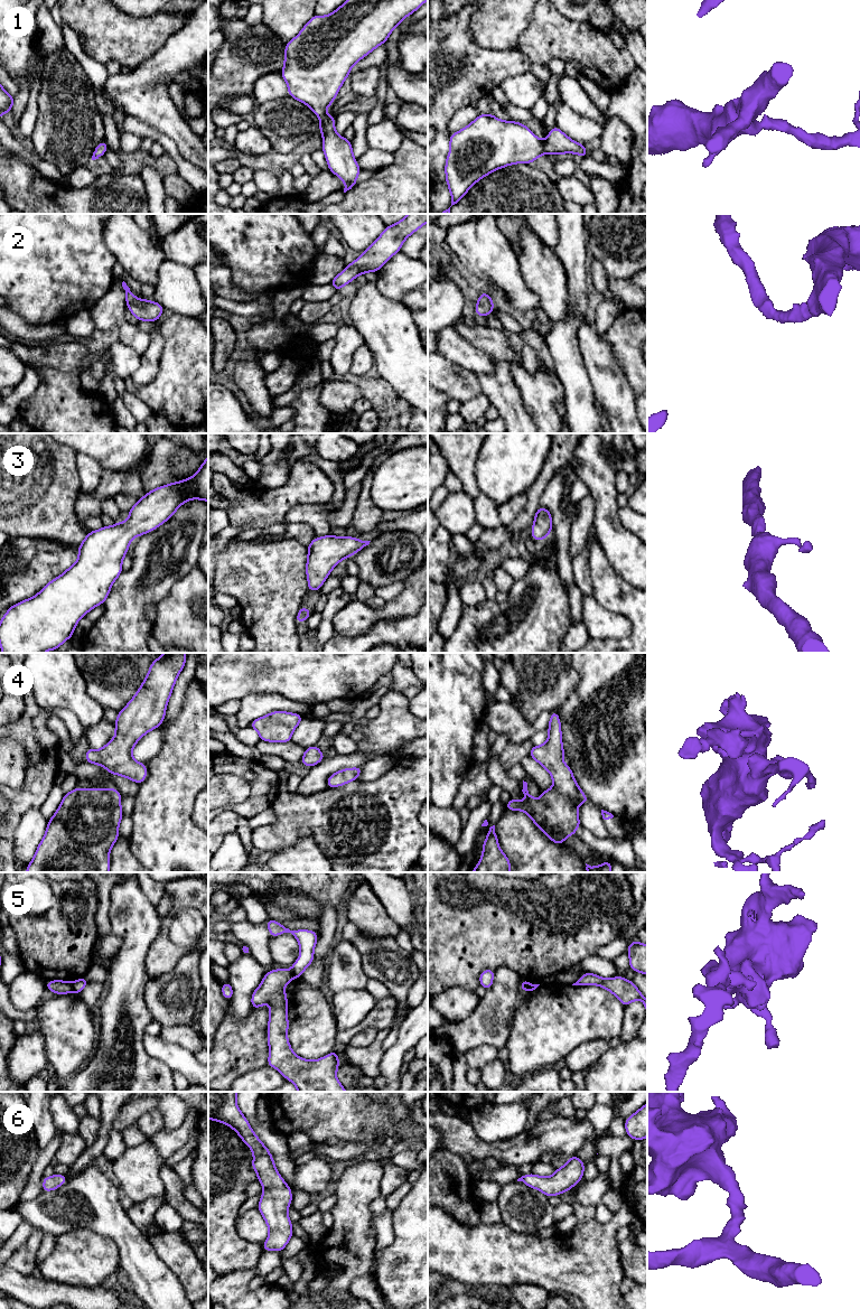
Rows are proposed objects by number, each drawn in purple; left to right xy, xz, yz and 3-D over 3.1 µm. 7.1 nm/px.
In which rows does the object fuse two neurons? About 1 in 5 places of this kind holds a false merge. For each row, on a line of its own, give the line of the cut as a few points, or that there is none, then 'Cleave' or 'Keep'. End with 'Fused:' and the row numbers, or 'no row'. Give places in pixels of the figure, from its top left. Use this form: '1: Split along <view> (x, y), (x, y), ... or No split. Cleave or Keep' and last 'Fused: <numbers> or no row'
1: No split. Keep
2: No split. Keep
3: No split. Keep
4: No split. Keep
5: Split along xy (71, 983), (73, 990). Cleave
6: No split. Keep
Fused: 5

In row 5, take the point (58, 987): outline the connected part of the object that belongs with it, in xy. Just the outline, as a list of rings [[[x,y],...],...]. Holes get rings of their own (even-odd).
[[[53,980],[47,981],[46,989],[56,994],[67,994],[73,992],[72,983],[68,981]]]

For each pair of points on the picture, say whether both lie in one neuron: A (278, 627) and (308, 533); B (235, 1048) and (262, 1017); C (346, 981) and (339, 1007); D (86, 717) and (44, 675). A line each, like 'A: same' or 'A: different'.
A: different
B: same
C: different
D: same

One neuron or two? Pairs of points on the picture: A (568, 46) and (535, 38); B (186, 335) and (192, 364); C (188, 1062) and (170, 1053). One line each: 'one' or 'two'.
A: one
B: one
C: one

